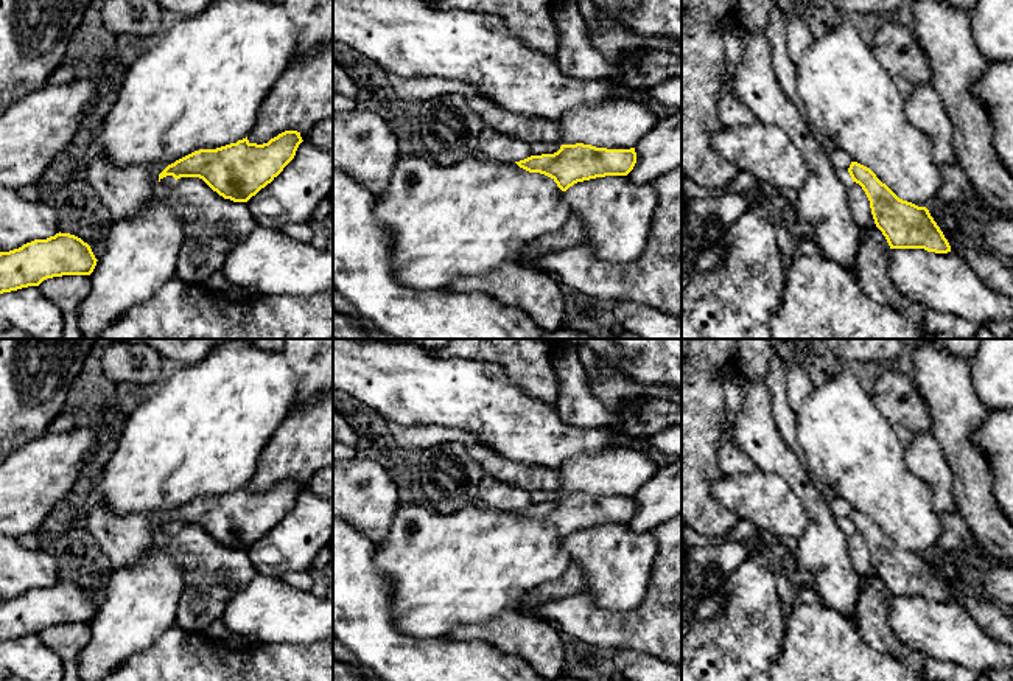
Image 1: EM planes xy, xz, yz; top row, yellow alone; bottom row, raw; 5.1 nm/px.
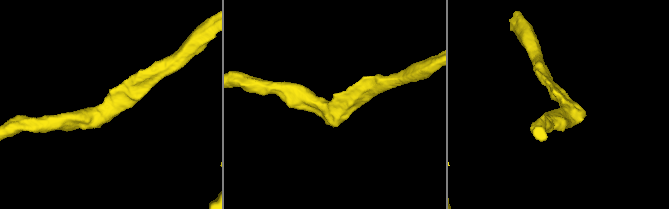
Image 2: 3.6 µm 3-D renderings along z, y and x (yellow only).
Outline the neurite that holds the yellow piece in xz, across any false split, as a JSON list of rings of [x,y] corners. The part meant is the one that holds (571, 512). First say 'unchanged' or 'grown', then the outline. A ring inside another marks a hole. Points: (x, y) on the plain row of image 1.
unchanged; [[[562,493],[554,502],[531,504],[515,510],[529,521],[540,521],[551,526],[562,540],[577,530],[605,526],[627,524],[635,512],[635,496],[607,498],[591,493]]]

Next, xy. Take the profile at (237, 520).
unchanged; [[[285,479],[263,493],[246,485],[216,498],[199,498],[168,513],[159,530],[166,524],[199,526],[224,547],[247,550],[283,519],[302,490],[300,480]]]

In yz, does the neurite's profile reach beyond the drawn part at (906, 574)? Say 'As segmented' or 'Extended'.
As segmented

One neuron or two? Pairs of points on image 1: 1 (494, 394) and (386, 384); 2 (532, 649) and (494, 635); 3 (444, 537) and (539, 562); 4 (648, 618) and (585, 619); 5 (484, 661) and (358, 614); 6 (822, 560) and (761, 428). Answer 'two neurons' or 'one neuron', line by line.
1: one neuron
2: one neuron
3: one neuron
4: one neuron
5: one neuron
6: one neuron

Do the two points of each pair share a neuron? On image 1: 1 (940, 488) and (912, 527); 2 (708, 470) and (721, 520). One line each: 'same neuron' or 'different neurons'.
1: different neurons
2: same neuron

